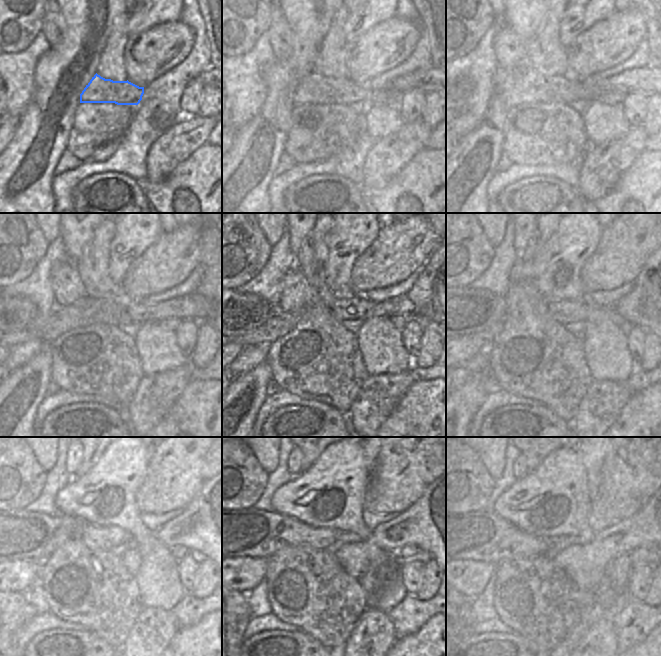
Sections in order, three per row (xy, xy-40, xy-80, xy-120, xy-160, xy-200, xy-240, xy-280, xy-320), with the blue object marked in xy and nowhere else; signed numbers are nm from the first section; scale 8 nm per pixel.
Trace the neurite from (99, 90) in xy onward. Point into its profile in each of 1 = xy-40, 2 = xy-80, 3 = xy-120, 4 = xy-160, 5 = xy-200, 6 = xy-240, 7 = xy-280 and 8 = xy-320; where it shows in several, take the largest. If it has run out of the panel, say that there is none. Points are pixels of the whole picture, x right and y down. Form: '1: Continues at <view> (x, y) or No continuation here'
1: Continues at xy-40 (314, 88)
2: Continues at xy-80 (528, 86)
3: Continues at xy-120 (86, 311)
4: Continues at xy-160 (279, 324)
5: Continues at xy-200 (488, 335)
6: Continues at xy-240 (179, 553)
7: Continues at xy-280 (408, 553)
8: Continues at xy-320 (649, 555)

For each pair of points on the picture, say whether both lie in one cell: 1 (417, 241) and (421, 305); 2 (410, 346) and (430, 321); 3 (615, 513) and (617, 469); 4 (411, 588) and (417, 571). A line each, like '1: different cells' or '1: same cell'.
1: different cells
2: different cells
3: same cell
4: same cell

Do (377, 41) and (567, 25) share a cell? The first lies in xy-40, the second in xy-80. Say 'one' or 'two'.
two

